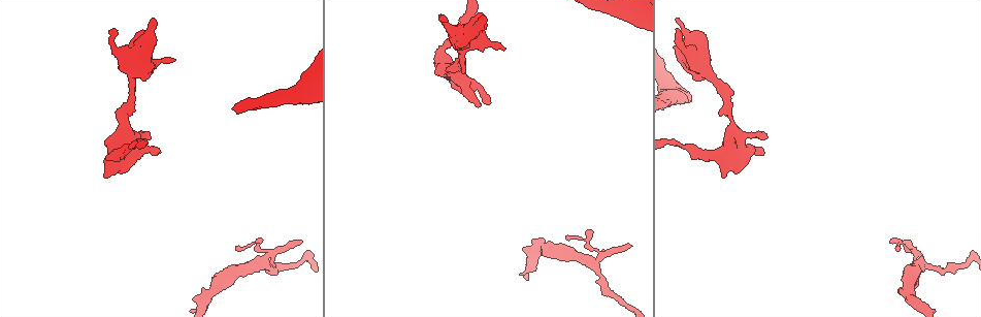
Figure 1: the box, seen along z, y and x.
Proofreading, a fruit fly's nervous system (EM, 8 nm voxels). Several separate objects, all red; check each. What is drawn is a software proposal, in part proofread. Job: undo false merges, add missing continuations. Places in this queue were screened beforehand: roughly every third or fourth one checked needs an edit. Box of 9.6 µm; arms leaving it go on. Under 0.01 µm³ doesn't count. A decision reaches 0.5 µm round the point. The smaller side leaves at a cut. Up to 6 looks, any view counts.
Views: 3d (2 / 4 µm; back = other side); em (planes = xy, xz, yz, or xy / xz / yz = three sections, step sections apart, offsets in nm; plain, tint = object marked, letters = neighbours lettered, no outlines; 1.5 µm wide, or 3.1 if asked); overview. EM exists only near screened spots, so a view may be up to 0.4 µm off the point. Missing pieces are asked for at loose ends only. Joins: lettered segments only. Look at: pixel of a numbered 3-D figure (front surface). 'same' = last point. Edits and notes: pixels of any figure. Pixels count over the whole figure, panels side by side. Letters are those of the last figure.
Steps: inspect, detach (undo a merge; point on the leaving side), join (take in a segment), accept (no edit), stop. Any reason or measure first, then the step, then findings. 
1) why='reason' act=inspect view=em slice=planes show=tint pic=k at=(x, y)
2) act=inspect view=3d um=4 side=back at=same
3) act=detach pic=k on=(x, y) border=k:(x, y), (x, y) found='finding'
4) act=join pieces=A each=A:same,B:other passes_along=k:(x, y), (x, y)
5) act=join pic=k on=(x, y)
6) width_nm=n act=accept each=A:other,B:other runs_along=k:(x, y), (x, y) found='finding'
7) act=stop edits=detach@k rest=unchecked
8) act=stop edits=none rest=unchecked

why='an open end' act=inspect view=3d um=2 pic=1 at=(711, 60)

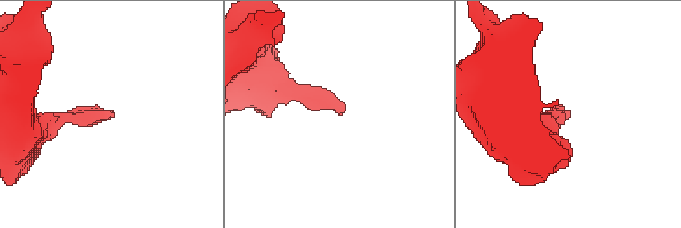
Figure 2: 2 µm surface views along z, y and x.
why='shape alone is not enough' act=inspect view=em slice=xz step=4 show=plain pic=2 at=(343, 110)

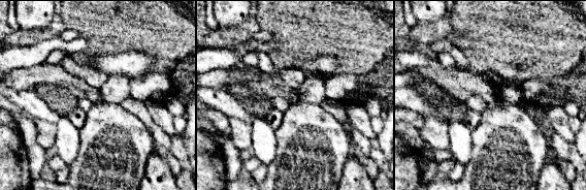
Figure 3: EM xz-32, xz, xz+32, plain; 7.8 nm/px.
act=inspect view=em slice=xz step=4 show=letters at=same

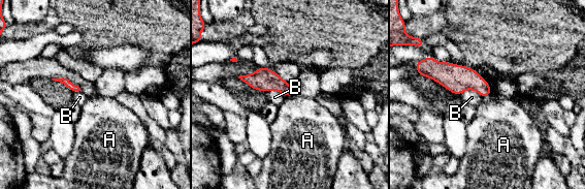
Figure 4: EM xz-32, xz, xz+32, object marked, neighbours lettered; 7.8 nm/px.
act=accept each=A:other,B:other border=4:(491, 93), (483, 98) found='none of them fits'

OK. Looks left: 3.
why='free end' act=inspect view=3d um=4 pic=1 at=(444, 15)

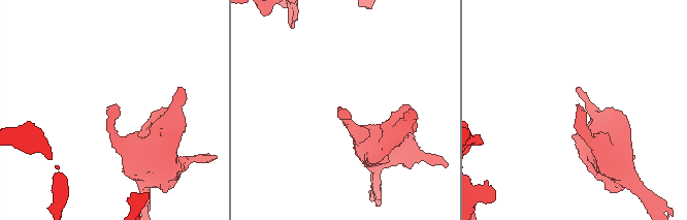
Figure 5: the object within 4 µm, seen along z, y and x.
why='need the tissue' act=inspect view=em slice=planes show=letters pic=5 at=(114, 106)

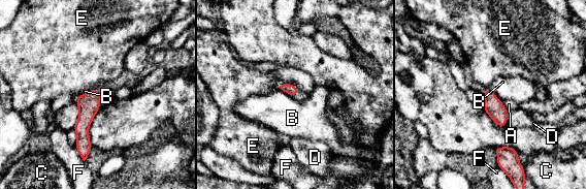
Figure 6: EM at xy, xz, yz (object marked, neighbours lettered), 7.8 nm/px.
act=accept each=A:other,B:other,C:other,D:other,E:other,F:other found='none of them fits'

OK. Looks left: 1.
why='thin end' act=inspect view=em slice=yz step=4 show=letters pic=1 at=(906, 240)

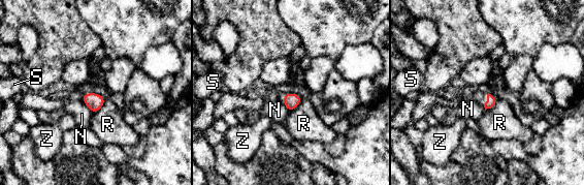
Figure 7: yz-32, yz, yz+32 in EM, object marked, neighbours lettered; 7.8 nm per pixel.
width_nm=120 act=join pieces=S each=N:other,R:other,S:same,Z:other passes_along=7:(490, 101), (486, 100), (480, 97) found='the neuron continues'

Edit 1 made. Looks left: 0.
act=stop edits=join@7 rest=unchecked

